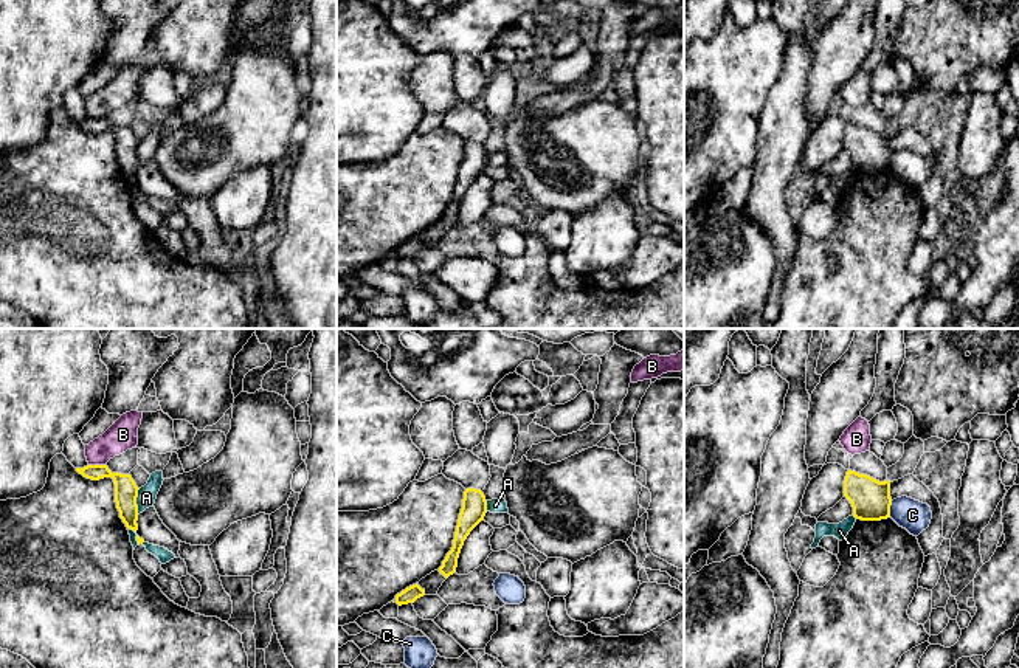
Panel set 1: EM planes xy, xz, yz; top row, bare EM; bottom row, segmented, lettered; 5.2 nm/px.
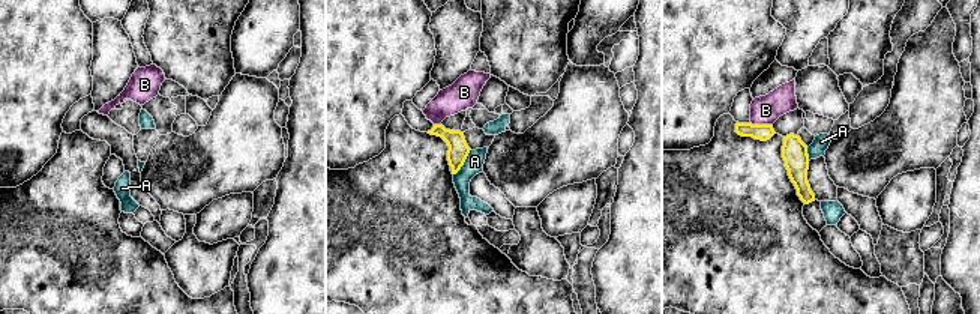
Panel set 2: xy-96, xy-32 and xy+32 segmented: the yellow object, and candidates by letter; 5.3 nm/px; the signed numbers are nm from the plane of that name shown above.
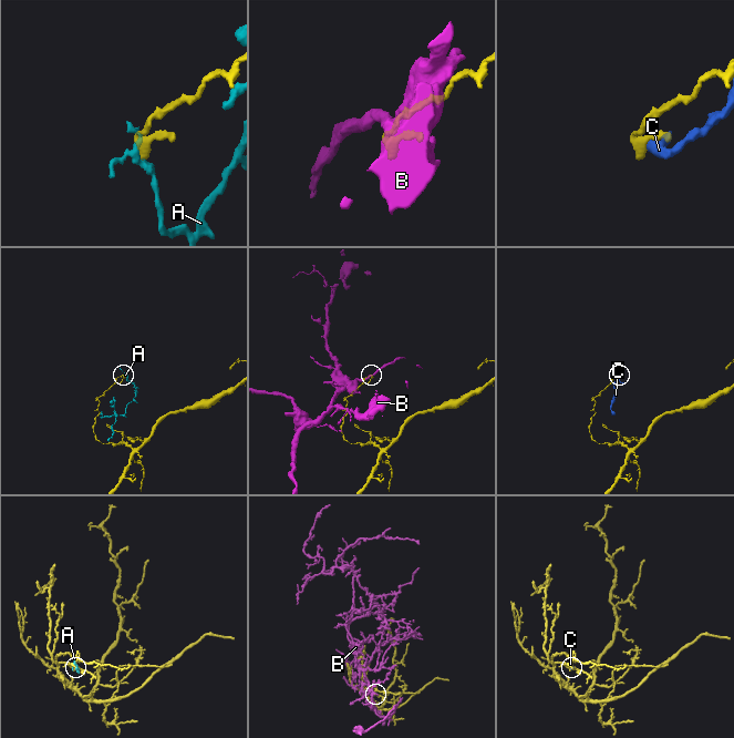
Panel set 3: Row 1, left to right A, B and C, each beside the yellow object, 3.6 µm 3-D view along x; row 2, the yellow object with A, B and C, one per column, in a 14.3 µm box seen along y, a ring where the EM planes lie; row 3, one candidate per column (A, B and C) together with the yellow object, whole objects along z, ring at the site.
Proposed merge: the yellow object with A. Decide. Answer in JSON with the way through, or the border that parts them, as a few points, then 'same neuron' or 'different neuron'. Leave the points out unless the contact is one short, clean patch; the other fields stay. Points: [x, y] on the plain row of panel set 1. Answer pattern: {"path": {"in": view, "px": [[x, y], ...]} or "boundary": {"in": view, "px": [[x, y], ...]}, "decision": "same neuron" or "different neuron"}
{"boundary": {"in": "xy", "px": [[140, 141], [137, 166]]}, "decision": "different neuron"}

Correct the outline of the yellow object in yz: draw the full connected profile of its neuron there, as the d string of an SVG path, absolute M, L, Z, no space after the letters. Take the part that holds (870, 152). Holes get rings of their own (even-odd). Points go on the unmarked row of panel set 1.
M848 122L844 133L844 149L850 153L856 172L881 174L890 170L890 133L879 135Z

